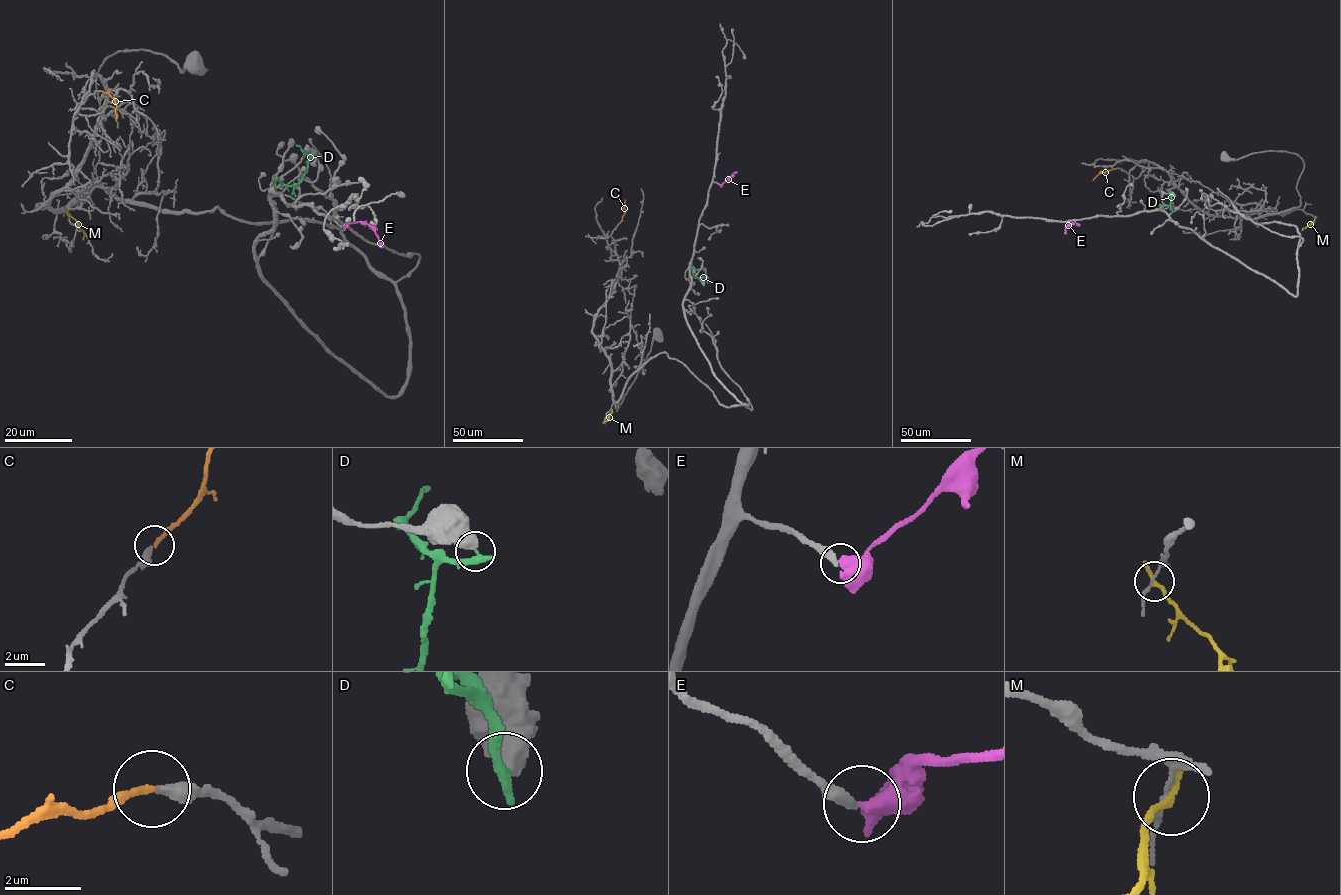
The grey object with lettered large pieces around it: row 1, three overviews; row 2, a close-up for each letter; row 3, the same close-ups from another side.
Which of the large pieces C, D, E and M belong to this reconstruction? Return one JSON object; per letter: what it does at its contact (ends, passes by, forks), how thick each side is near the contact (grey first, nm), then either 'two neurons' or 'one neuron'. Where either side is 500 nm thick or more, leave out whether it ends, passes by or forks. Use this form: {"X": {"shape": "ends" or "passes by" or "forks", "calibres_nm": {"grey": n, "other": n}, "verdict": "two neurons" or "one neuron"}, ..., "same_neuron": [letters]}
{"C": {"shape": "ends", "calibres_nm": {"grey": 320, "other": 180}, "verdict": "one neuron"}, "D": {"calibres_nm": {"grey": 550, "other": 340}, "verdict": "two neurons"}, "E": {"calibres_nm": {"grey": 360, "other": 650}, "verdict": "one neuron"}, "M": {"shape": "ends", "calibres_nm": {"grey": 130, "other": 280}, "verdict": "two neurons"}, "same_neuron": ["C", "E"]}

